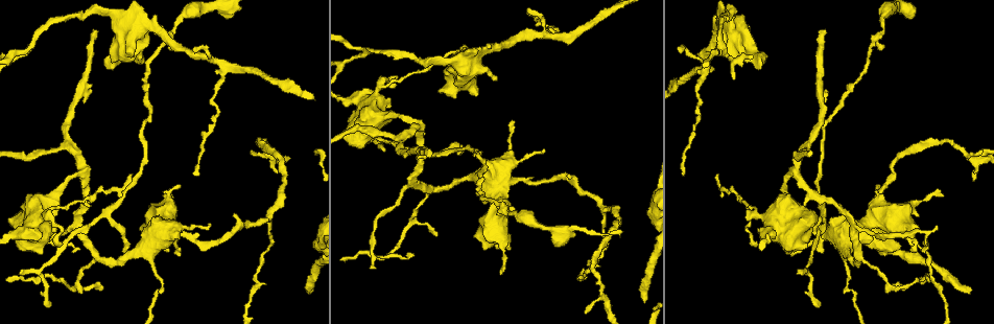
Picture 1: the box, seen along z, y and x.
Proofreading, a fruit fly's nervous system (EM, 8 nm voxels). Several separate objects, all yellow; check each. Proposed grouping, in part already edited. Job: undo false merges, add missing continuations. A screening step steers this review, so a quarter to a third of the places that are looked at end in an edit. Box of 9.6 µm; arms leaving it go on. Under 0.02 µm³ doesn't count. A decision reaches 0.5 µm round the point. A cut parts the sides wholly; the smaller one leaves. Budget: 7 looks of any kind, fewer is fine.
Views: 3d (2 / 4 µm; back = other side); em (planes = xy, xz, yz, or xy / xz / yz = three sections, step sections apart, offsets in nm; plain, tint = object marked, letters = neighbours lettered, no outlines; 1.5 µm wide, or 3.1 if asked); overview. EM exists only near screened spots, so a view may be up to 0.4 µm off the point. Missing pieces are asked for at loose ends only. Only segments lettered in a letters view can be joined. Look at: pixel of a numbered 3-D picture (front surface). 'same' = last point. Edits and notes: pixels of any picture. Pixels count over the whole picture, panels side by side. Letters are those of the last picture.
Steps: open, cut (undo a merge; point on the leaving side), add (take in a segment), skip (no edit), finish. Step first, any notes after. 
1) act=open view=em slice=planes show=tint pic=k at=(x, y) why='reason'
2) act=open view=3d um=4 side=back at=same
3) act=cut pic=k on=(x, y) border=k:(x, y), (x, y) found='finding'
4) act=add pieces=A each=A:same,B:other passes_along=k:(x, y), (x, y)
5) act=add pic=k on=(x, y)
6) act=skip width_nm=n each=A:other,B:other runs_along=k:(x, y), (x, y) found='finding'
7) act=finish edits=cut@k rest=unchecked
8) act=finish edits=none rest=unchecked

act=open view=em slice=yz step=8 show=letters pic=1 at=(792, 254) why='an open end'

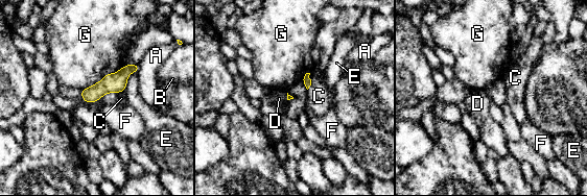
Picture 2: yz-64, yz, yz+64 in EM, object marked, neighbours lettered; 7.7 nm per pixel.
act=open view=em slice=planes show=letters at=same

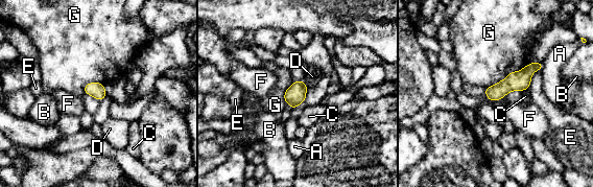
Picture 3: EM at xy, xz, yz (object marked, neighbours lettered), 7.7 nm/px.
act=skip each=A:other,B:other,C:other,D:other,E:other,F:other,G:other border=3:(528, 64), (485, 89) found='none of them fits'

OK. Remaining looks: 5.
act=open view=3d um=2 pic=1 at=(803, 275)

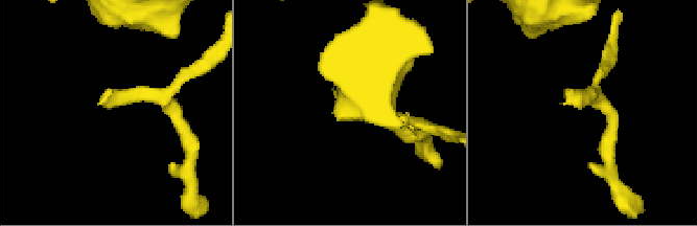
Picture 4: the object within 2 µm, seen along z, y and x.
act=open view=em slice=planes show=letters pic=4 at=(108, 105) why='now the EM'

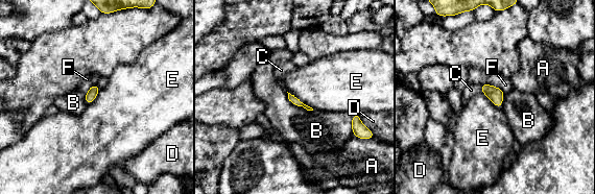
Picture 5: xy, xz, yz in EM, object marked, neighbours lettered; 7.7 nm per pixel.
act=add pieces=C width_nm=70 each=A:other,B:other,C:same,D:other,E:other,F:other passes_along=5:(495, 94), (481, 89), (471, 90) found='it goes on there'

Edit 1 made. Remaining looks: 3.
act=open view=em slice=planes show=tint pic=1 at=(365, 54) why='arms part here'

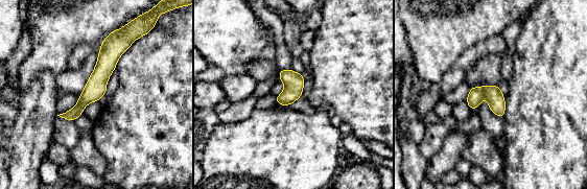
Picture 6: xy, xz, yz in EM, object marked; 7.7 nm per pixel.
act=open view=em slice=planes show=letters at=same why='see the neighbours'

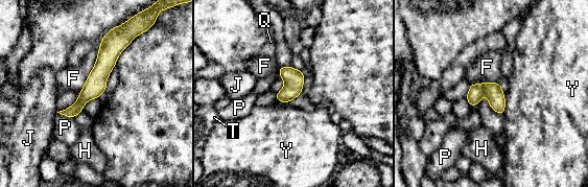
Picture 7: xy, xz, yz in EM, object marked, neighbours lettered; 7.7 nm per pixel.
act=skip longest_contact=F:420nm each=F:other,H:other,J:other,P:other,Q:other,T:other,Y:other runs_along=7:(119, 39), (96, 85), (66, 113) found='continuous, no second cell'

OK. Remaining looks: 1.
act=finish edits=add@5 rest=unchecked

